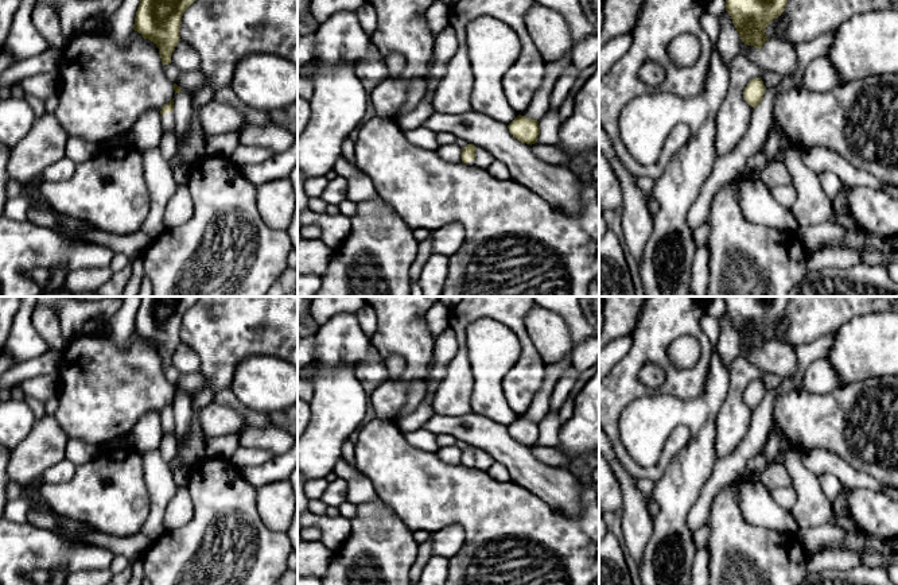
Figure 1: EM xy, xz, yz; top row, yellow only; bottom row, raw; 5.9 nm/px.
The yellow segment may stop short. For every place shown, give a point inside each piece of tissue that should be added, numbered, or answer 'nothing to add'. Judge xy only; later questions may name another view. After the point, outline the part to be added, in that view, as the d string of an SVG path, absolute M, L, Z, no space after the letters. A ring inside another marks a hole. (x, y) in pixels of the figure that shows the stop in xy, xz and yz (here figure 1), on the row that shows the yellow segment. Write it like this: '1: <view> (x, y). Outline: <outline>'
1: xy (167, 120). Outline: M174 112L160 115L160 123L163 132L174 132Z

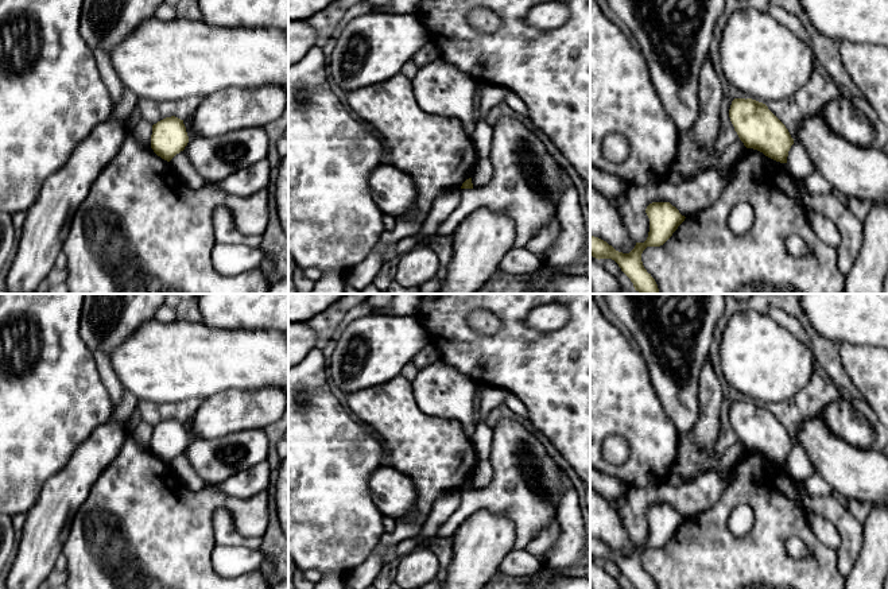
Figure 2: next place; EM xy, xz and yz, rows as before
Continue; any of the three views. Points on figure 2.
nothing to add

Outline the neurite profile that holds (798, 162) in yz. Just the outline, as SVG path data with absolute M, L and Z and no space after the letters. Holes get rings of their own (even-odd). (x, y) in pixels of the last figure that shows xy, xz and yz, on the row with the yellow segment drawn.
M794 142L794 144L791 146L786 164L792 175L802 179L815 171L815 166L810 159L806 148L798 142Z

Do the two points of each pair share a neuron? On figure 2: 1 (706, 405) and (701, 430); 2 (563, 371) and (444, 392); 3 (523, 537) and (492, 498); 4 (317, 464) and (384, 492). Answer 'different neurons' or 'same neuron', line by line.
1: same neuron
2: different neurons
3: same neuron
4: different neurons

